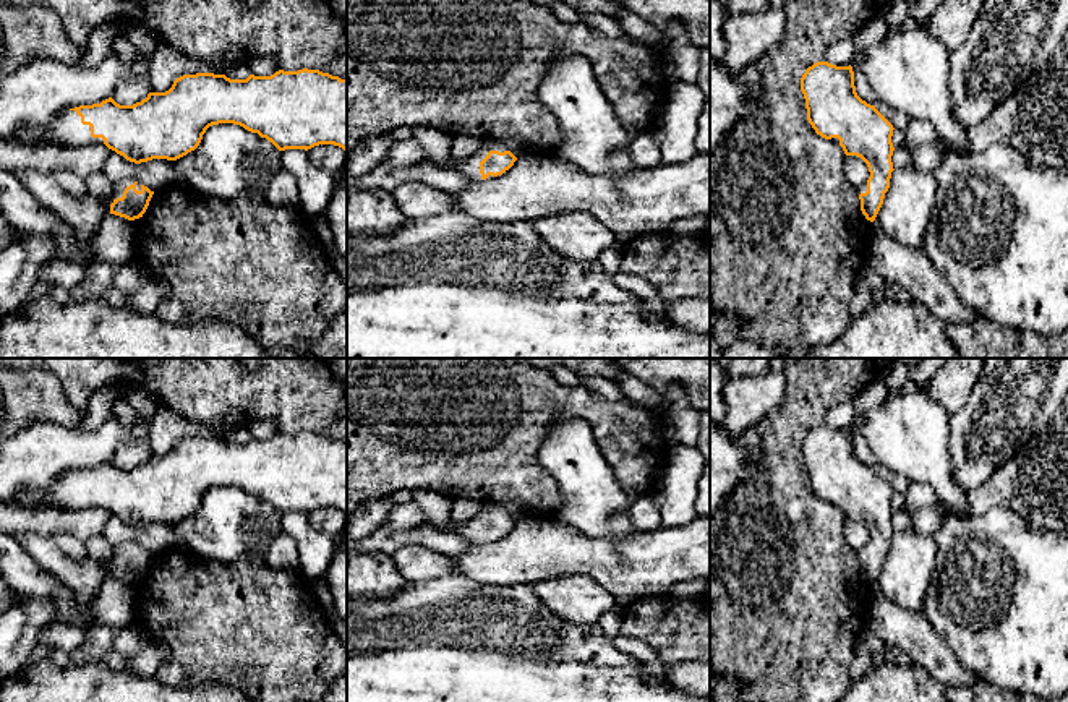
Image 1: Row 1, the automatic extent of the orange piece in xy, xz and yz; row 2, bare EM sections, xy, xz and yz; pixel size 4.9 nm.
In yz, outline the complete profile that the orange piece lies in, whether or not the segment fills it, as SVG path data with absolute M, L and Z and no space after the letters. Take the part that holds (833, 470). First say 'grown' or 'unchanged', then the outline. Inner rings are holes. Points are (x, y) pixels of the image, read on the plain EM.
grown | M814 426L801 441L801 454L815 496L839 507L846 519L857 519L867 527L870 540L857 556L862 580L874 585L895 533L893 488L857 459L851 428Z

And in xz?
grown | M483 506L464 524L447 520L447 530L455 532L470 543L486 543L502 538L517 520L498 506Z

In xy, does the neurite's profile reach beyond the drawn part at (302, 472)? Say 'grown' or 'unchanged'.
grown

